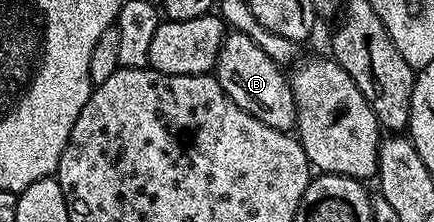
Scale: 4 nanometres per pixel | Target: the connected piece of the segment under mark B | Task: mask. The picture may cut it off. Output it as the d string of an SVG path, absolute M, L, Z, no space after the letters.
M231 30L224 35L213 75L221 90L225 90L241 110L253 114L253 118L265 122L265 126L285 133L295 128L295 99L288 73L245 33Z

